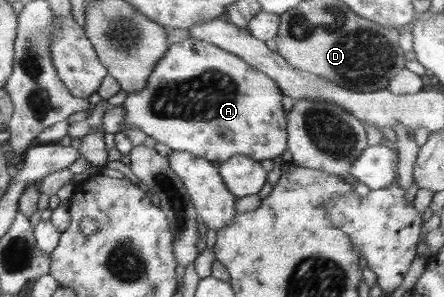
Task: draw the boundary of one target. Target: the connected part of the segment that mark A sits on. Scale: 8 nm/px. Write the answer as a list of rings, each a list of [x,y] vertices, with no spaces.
[[[188,36],[183,42],[169,44],[163,58],[154,66],[145,88],[128,93],[122,104],[125,116],[120,132],[125,127],[137,127],[171,150],[187,151],[211,162],[218,160],[222,163],[236,155],[256,161],[272,160],[287,150],[288,132],[282,95],[269,76],[255,70],[242,58],[210,42]]]

